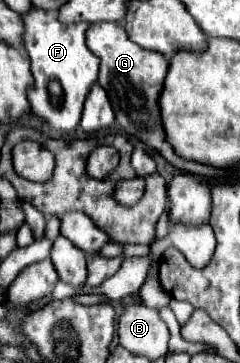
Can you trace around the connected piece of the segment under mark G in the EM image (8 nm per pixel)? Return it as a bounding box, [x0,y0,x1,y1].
[86,22,220,176]

